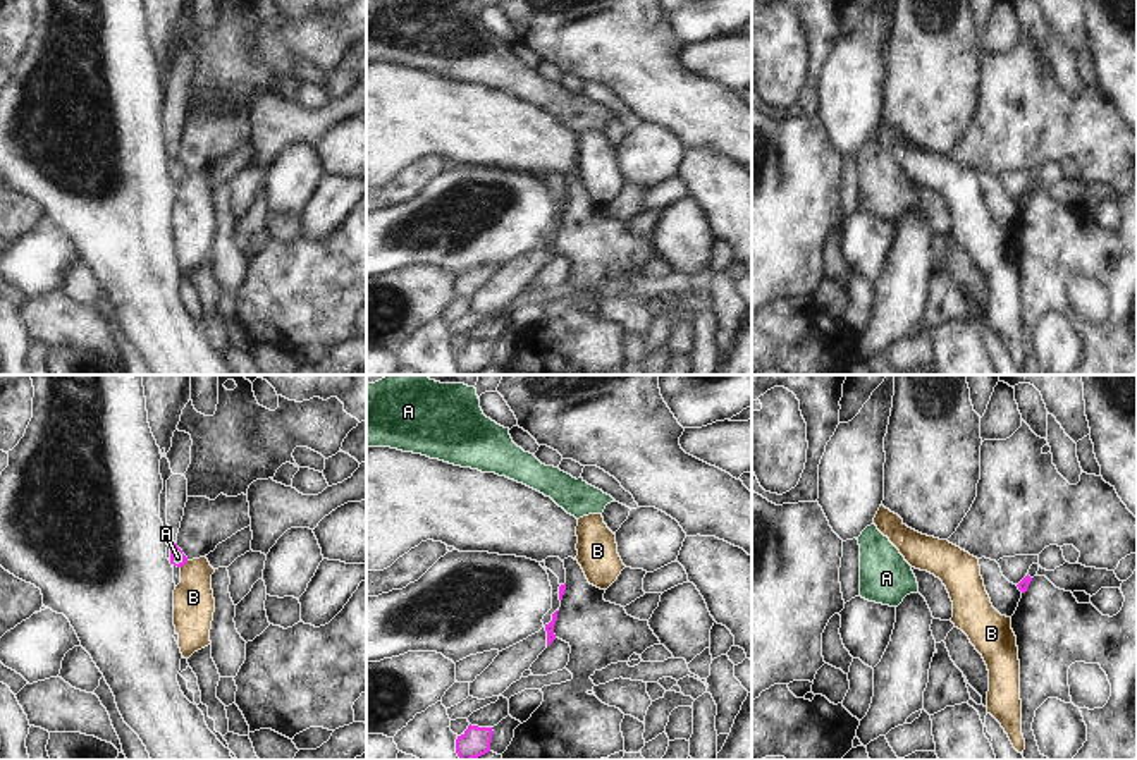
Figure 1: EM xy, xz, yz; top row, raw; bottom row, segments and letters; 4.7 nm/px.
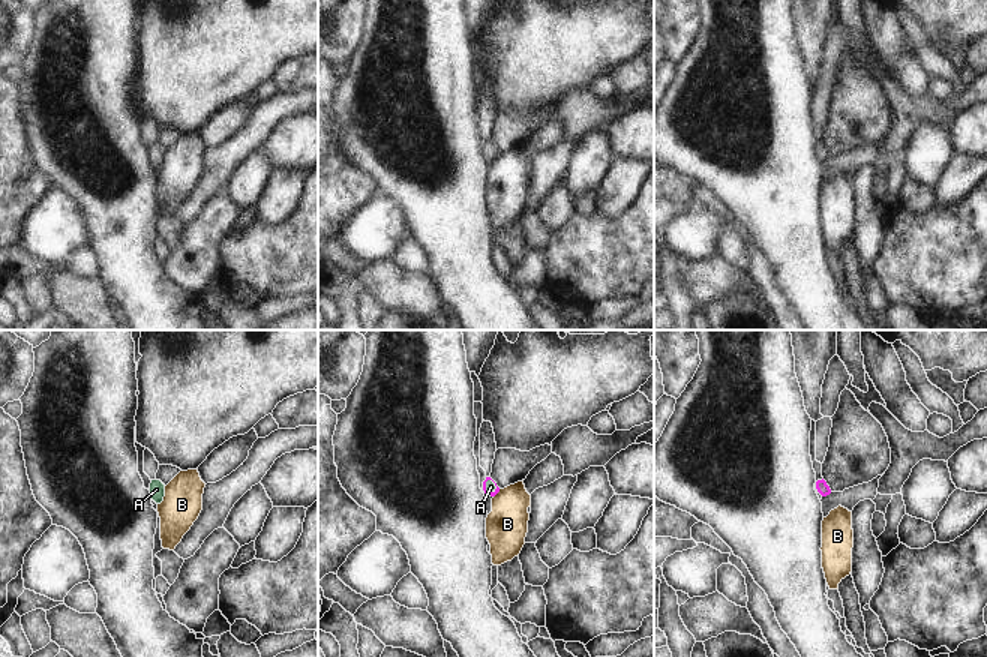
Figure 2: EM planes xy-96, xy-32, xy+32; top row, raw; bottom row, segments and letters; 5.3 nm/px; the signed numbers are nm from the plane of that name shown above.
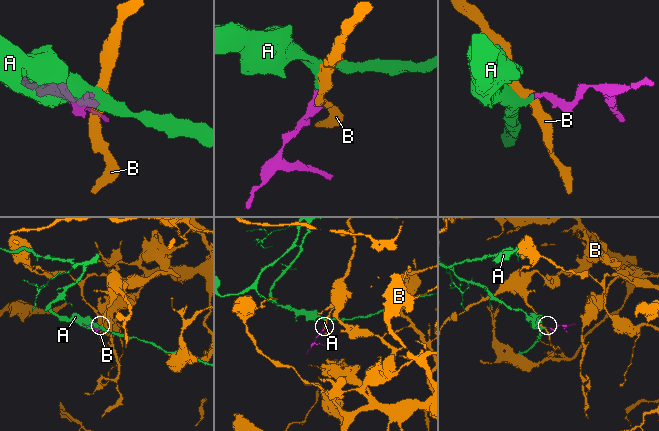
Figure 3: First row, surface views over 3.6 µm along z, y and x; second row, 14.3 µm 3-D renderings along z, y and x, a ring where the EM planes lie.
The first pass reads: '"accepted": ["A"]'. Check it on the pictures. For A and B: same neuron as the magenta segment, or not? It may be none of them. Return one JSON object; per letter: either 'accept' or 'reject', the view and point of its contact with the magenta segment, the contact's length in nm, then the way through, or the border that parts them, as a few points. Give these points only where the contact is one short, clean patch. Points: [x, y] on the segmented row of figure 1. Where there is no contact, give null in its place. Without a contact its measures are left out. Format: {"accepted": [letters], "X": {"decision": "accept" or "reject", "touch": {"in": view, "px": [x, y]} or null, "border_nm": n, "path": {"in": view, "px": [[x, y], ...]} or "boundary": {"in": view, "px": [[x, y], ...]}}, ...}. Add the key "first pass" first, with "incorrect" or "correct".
{"first pass": "correct", "accepted": ["A"], "A": {"decision": "accept", "touch": {"in": "xy", "px": [172, 557]}, "border_nm": 80, "path": {"in": "xy", "px": [[184, 559], [172, 557], [178, 557]]}}, "B": {"decision": "reject", "touch": {"in": "xy", "px": [184, 563]}, "border_nm": 50, "boundary": {"in": "xy", "px": [[188, 561], [181, 568]]}}}

